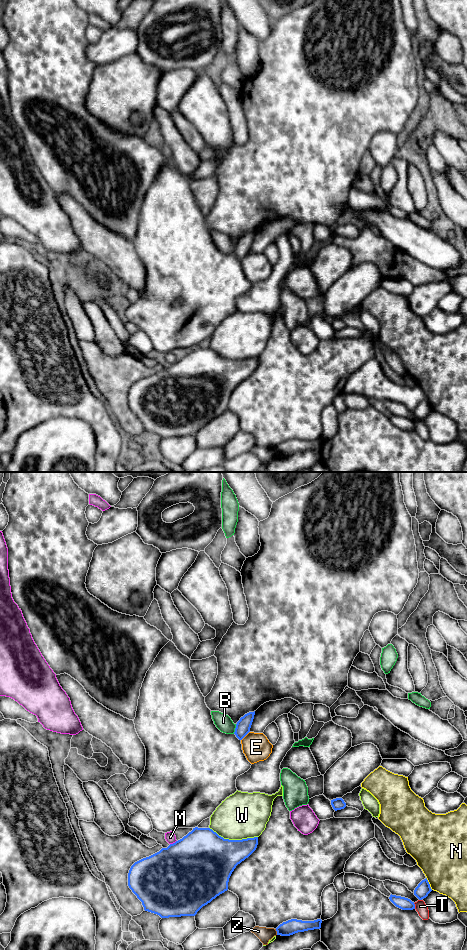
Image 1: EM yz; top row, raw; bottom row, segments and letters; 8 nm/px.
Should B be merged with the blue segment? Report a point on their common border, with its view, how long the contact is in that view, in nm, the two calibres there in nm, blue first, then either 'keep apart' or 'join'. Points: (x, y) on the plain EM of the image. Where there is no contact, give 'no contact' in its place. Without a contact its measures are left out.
contact yz (235, 249); length 80 nm; calibres 120 and 140 nm; keep apart

